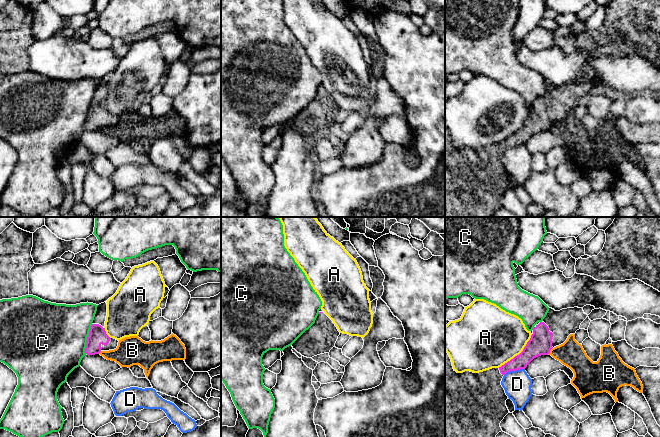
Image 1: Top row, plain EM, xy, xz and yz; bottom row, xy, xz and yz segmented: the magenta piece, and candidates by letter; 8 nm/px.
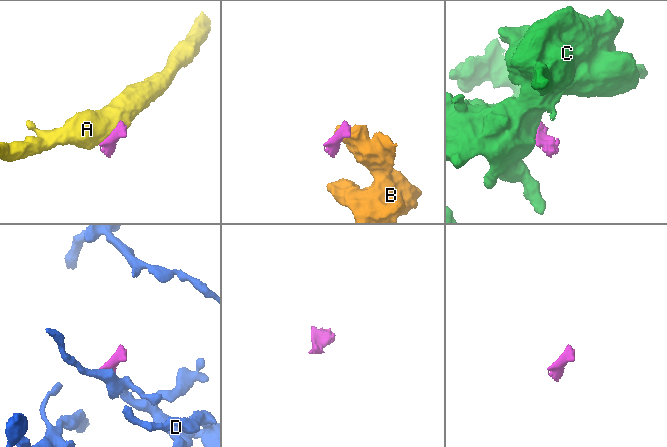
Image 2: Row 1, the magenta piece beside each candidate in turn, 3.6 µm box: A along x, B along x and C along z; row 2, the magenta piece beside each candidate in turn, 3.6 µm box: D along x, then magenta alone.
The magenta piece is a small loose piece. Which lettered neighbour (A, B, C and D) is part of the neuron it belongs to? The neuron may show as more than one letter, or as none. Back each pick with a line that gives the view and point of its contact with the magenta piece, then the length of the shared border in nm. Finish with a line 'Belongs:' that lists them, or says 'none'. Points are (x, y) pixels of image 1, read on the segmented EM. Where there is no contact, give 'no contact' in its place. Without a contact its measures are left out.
Belongs: none

